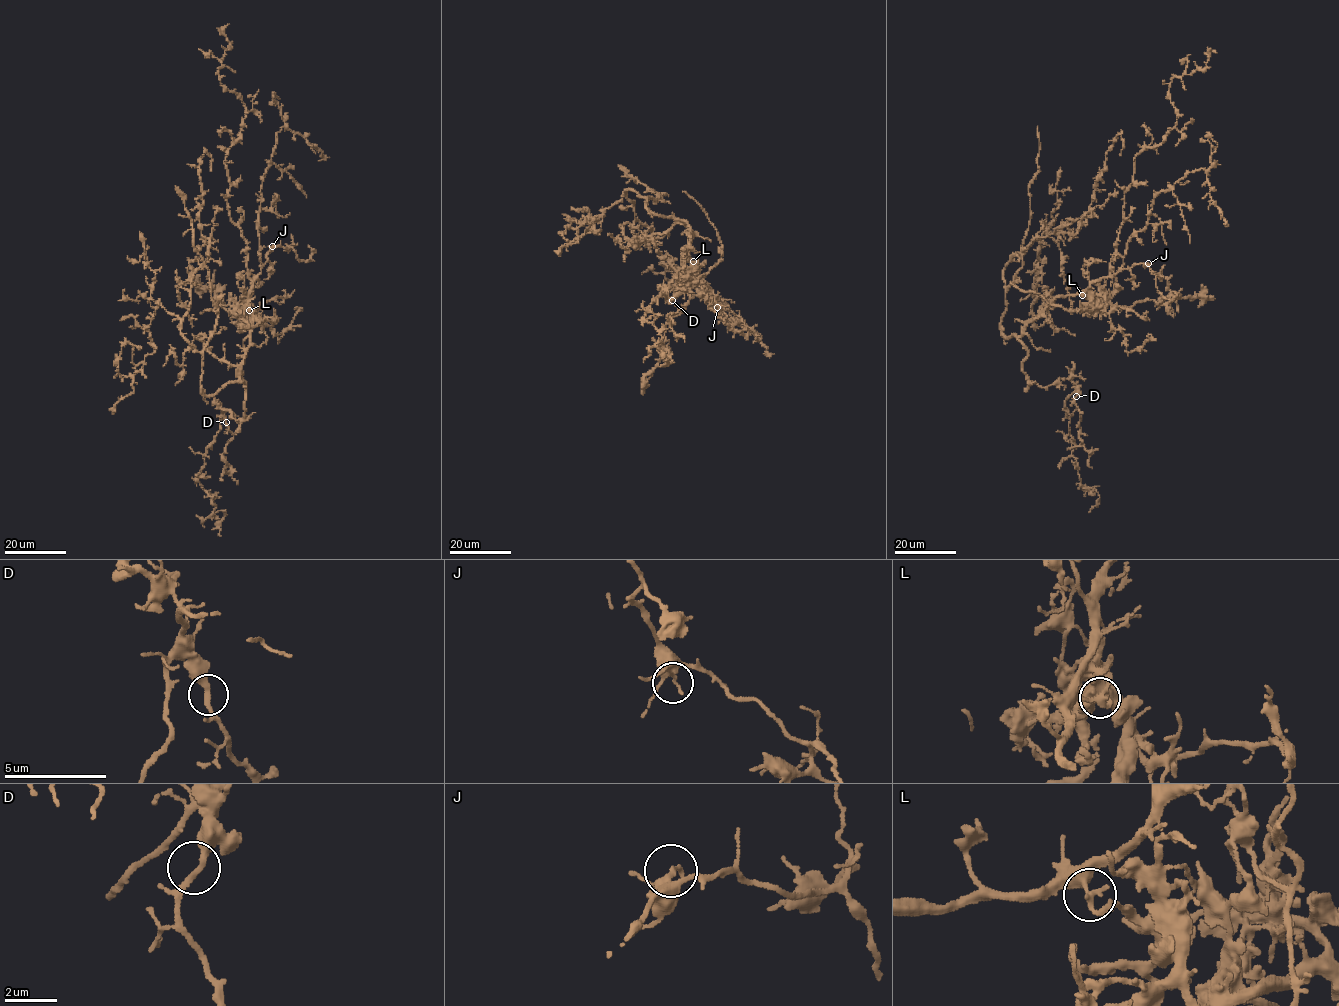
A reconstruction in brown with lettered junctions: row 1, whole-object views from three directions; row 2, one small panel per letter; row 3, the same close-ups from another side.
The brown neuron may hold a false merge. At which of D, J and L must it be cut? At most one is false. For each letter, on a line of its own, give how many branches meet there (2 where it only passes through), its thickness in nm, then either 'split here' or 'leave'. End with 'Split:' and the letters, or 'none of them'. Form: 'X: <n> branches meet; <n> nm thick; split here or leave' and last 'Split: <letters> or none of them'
D: 2 branches meet; 280 nm thick; leave
J: 2 branches meet; 220 nm thick; leave
L: 2 branches meet; 240 nm thick; split here
Split: L

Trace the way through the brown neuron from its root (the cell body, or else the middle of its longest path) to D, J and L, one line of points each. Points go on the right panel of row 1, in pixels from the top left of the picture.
D: (1045, 311), (1018, 338), (1028, 351), (1021, 370), (1042, 387), (1070, 379), (1076, 396)
J: (1045, 311), (1057, 297), (1078, 294), (1092, 283), (1123, 269), (1148, 263)
L: (1045, 311), (1057, 297), (1082, 295)

